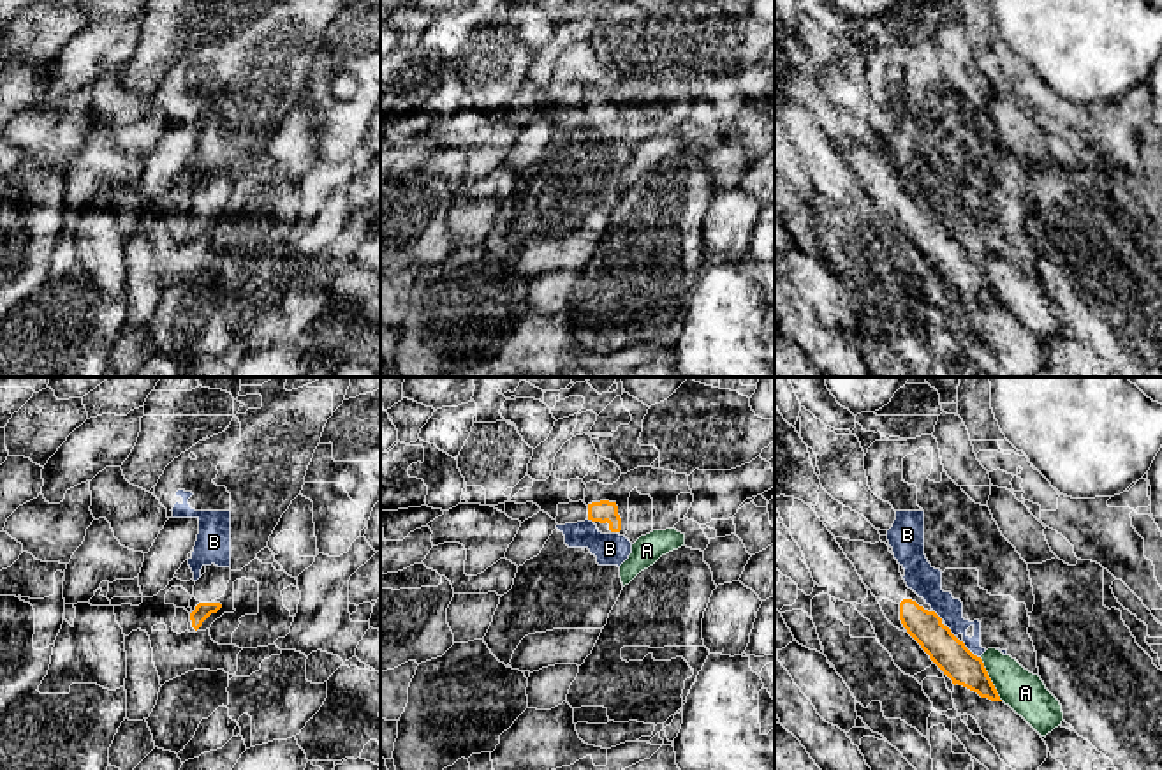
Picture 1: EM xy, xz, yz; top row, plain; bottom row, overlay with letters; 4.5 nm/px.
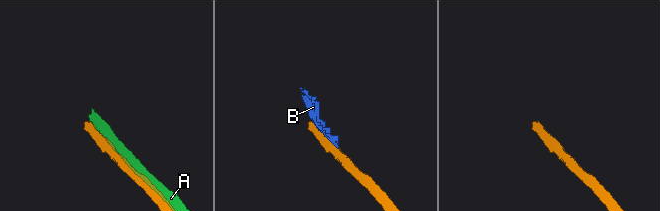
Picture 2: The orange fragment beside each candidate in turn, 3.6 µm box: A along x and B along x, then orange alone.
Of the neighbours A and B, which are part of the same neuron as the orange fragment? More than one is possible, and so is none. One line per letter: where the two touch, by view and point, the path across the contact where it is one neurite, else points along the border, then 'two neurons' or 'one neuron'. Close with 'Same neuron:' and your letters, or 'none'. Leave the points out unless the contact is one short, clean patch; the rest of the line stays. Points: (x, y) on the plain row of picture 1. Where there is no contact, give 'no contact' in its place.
A: yz (990, 284) | two neurons
B: yz (969, 256) | two neurons
Same neuron: none

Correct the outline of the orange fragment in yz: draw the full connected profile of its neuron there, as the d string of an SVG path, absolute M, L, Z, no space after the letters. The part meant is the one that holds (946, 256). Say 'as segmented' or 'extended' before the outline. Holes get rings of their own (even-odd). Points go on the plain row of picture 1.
extended; M836 143L836 148L854 169L863 189L877 206L889 204L900 211L900 226L930 264L952 289L963 291L981 303L1002 307L981 263L960 247L935 217L928 217L907 203L907 189L900 169L882 146L872 150Z

